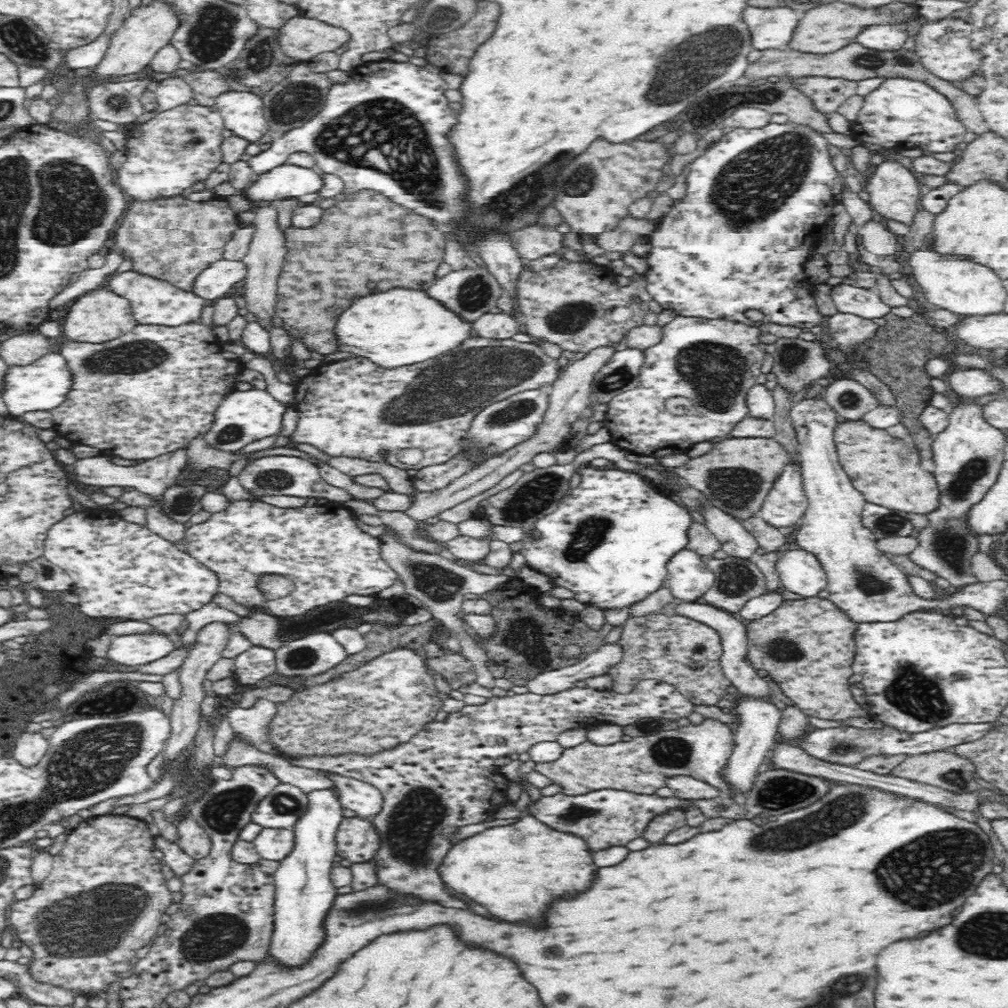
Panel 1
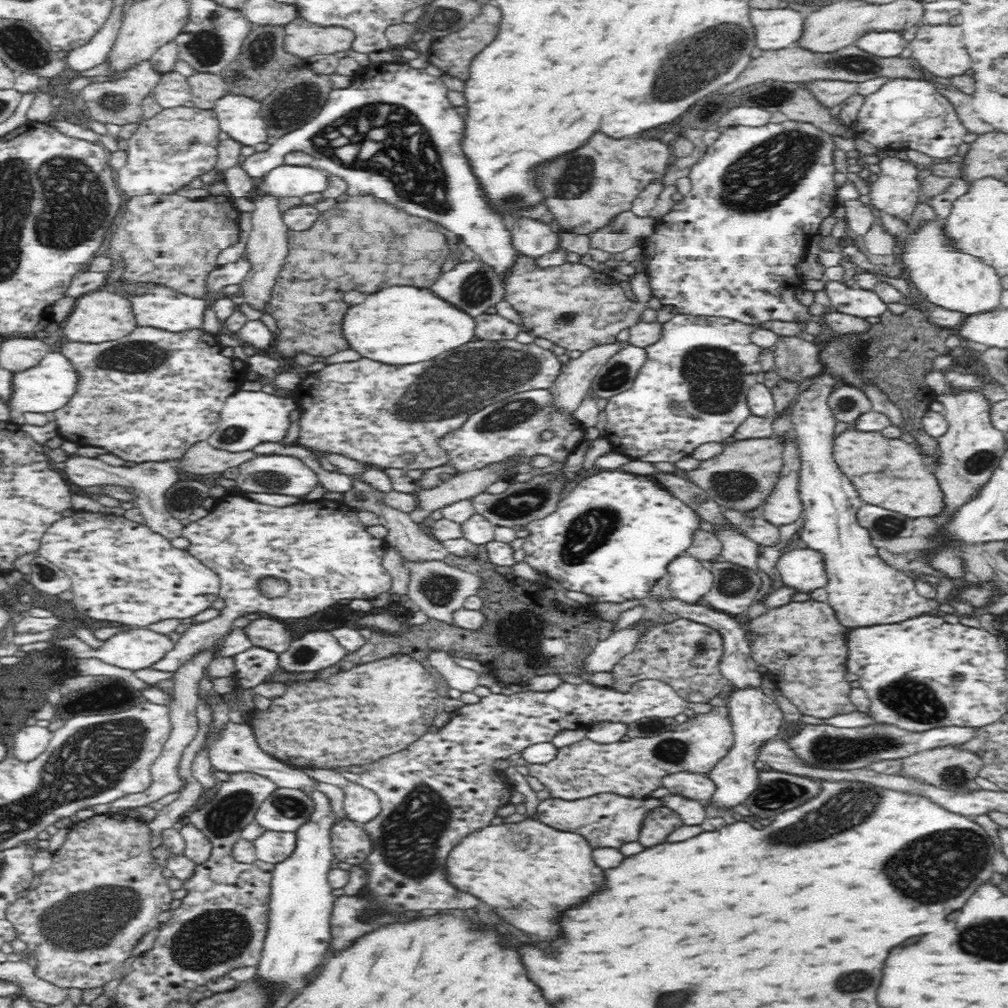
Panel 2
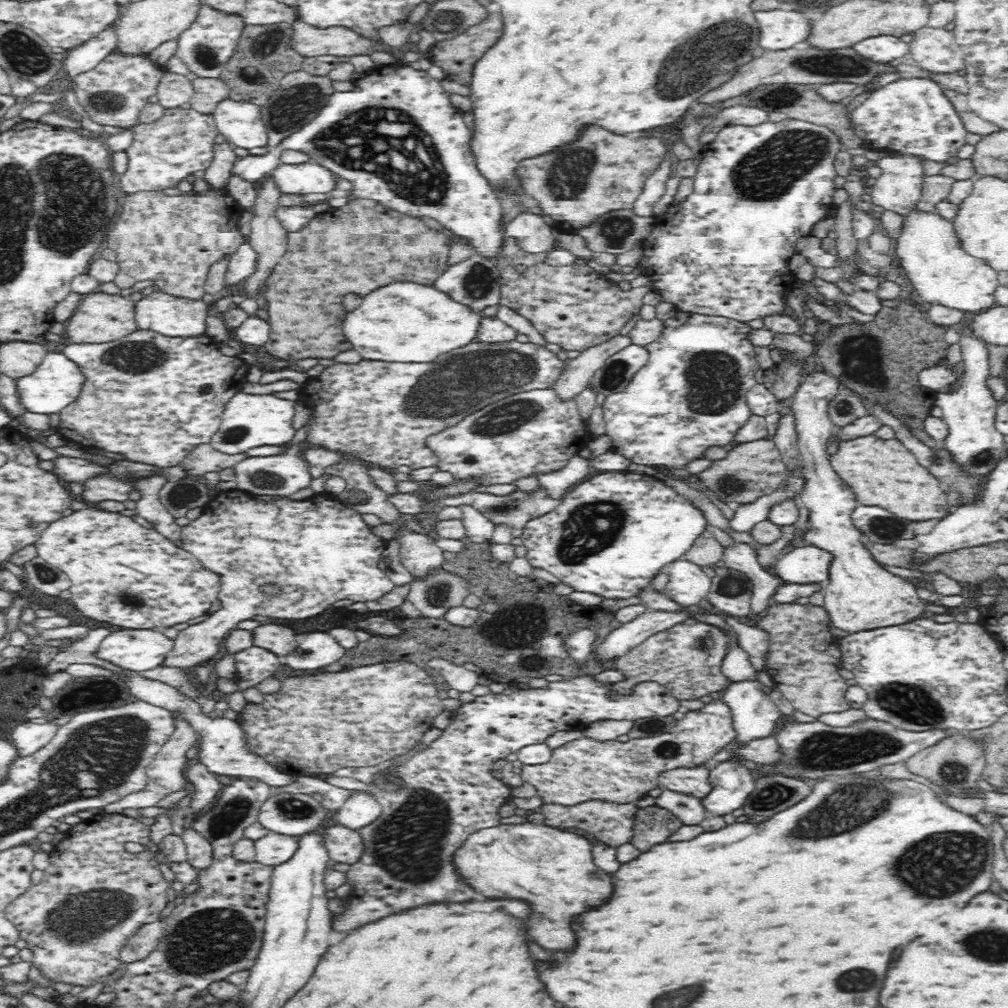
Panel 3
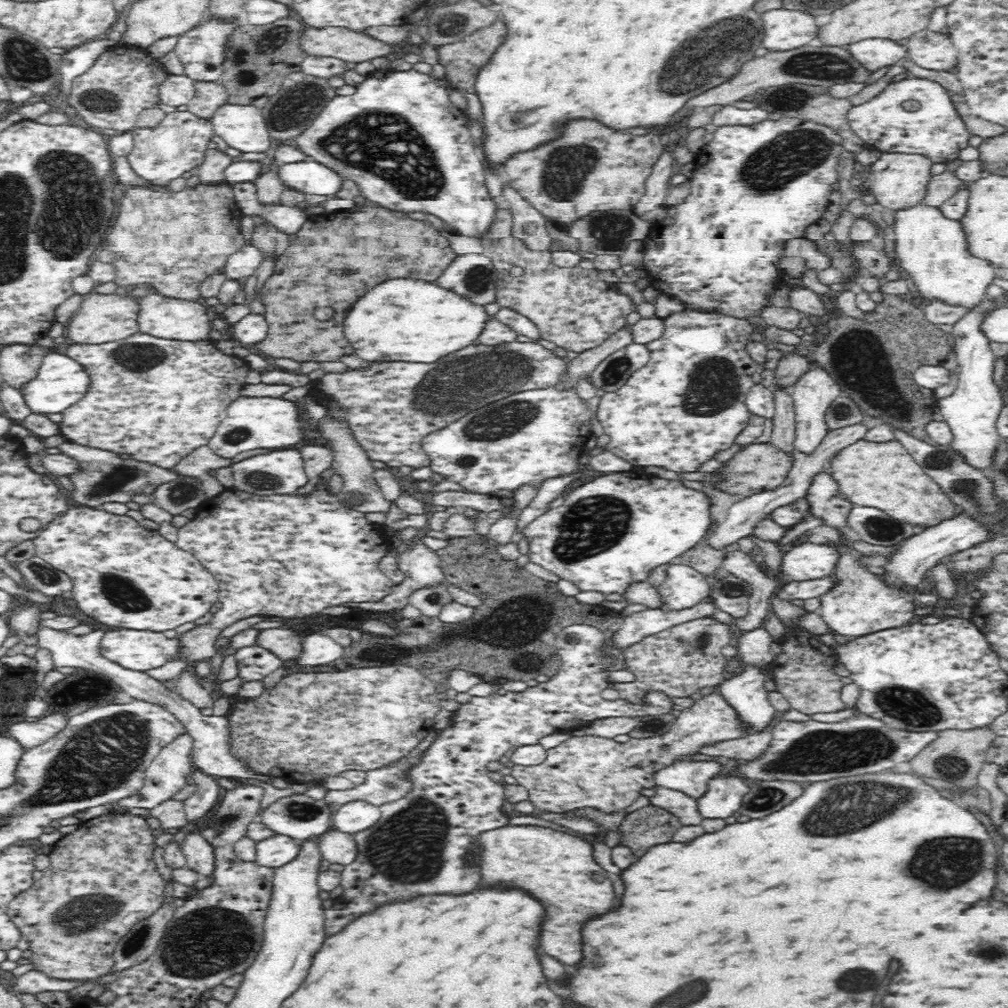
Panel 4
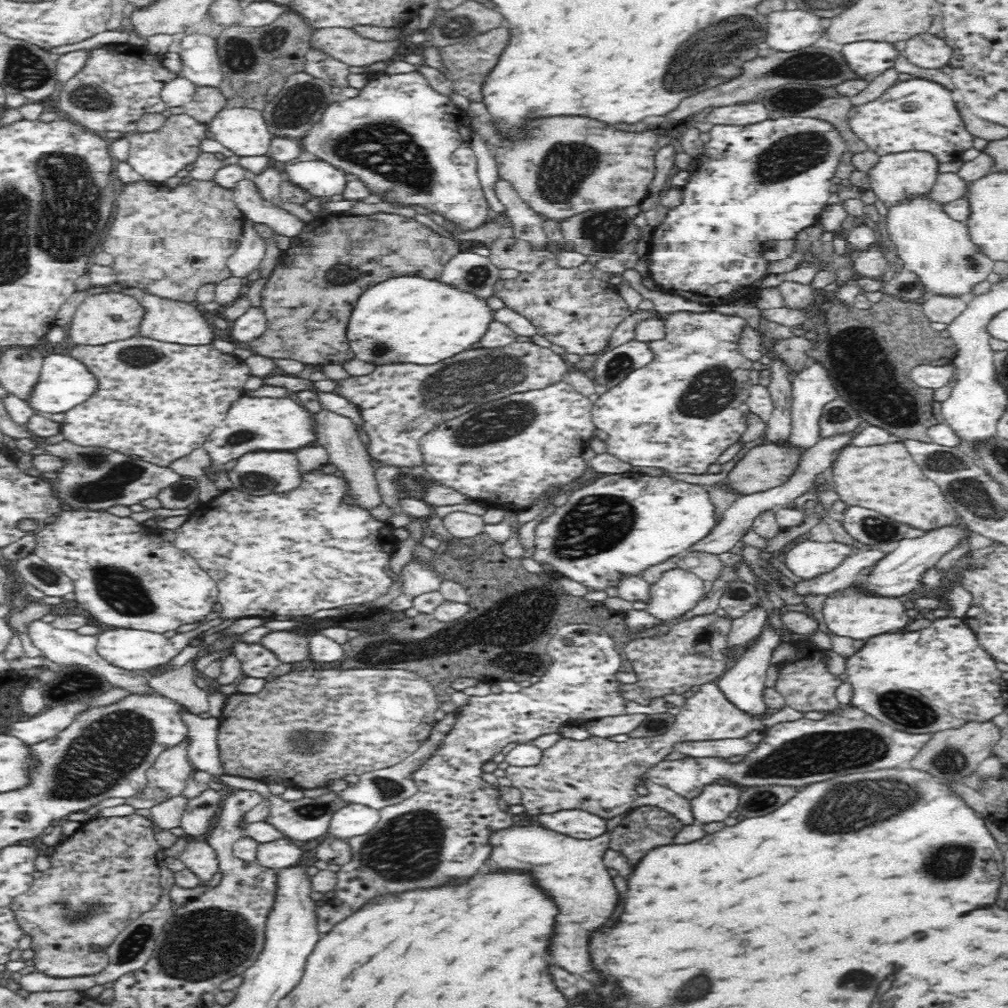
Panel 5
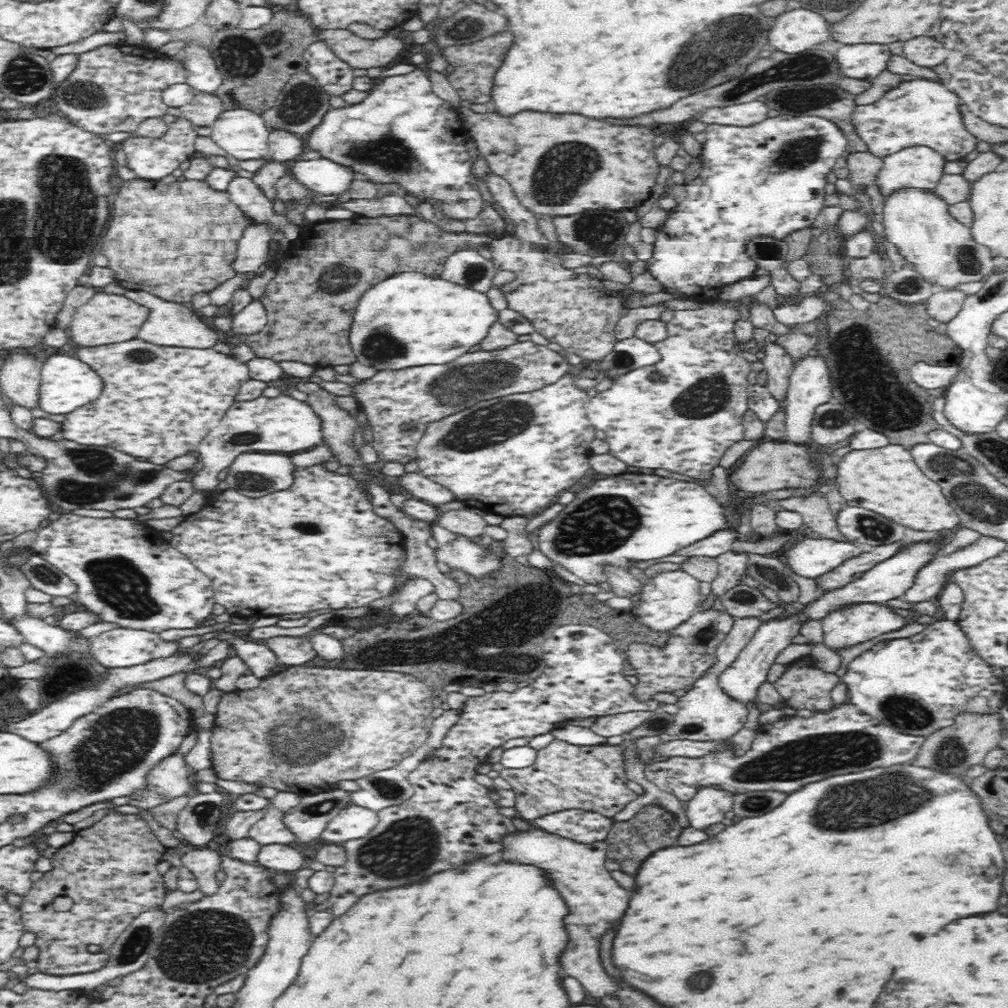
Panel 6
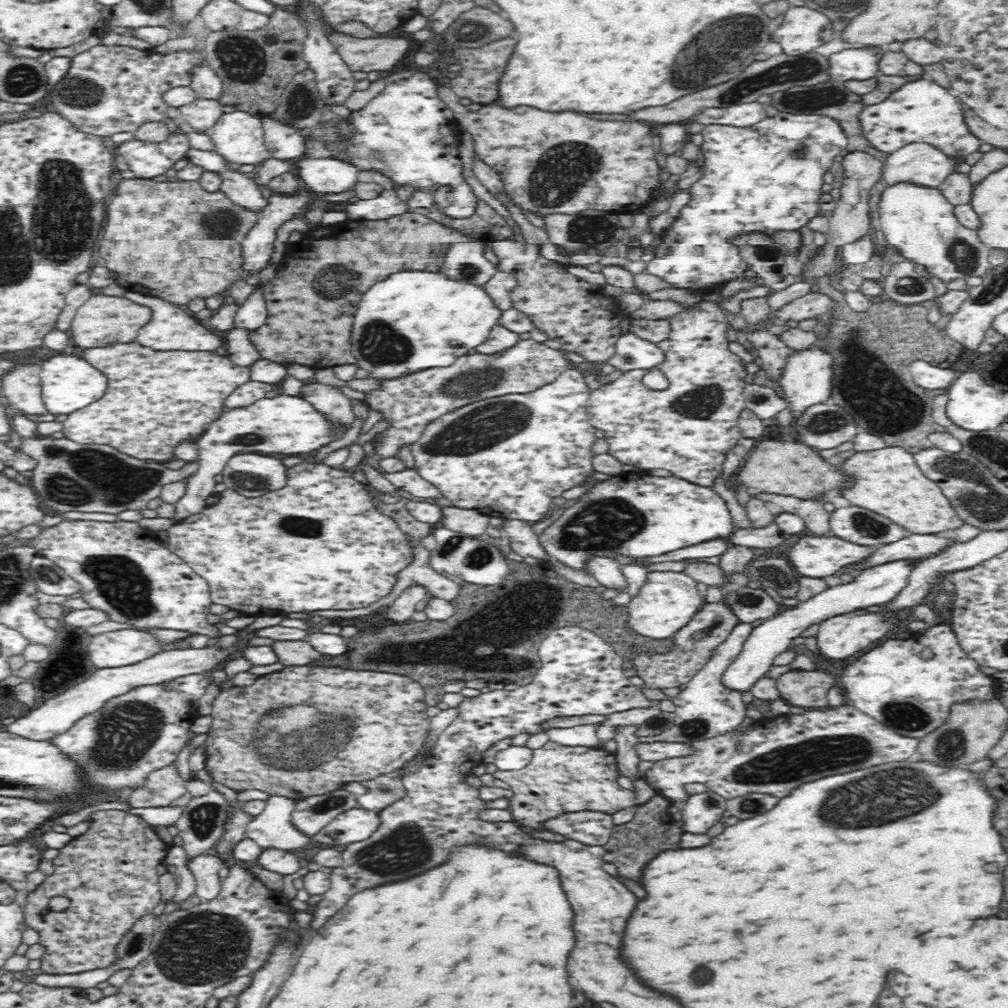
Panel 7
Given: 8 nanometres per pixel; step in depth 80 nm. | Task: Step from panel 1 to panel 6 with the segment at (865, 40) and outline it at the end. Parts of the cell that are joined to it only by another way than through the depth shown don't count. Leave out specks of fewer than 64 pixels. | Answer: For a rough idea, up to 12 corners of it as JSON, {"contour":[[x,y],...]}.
{"contour":[[884,44],[833,53],[842,78],[869,81],[885,70]]}

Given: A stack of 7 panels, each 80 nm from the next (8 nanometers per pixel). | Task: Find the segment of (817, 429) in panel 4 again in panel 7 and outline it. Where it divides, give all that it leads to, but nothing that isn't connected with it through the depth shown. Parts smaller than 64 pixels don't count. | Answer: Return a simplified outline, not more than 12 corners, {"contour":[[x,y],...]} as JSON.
{"contour":[[808,347],[788,355],[776,383],[791,425],[831,398],[834,358]]}

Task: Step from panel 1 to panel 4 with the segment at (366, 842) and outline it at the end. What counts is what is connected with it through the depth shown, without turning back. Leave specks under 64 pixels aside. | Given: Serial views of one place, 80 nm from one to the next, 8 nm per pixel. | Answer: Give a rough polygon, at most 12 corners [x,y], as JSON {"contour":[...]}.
{"contour":[[328,830],[317,844],[322,860],[350,865],[352,835]]}

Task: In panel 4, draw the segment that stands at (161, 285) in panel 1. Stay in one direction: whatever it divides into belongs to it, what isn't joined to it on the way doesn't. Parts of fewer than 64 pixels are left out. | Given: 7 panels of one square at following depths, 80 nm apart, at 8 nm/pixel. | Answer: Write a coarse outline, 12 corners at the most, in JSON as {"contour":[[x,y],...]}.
{"contour":[[153,293],[137,299],[139,332],[210,339],[206,305]]}

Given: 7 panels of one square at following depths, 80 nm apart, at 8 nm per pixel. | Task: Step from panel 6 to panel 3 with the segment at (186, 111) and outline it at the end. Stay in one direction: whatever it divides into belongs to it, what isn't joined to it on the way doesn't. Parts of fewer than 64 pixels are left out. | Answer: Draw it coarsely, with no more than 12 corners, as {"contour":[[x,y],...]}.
{"contour":[[192,77],[190,108],[213,114],[229,98],[218,78]]}

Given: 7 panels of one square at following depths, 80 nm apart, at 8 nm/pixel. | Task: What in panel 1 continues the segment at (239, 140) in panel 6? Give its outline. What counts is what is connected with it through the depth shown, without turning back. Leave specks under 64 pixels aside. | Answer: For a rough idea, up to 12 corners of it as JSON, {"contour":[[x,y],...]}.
{"contour":[[262,97],[215,98],[226,130],[259,144],[268,132]]}

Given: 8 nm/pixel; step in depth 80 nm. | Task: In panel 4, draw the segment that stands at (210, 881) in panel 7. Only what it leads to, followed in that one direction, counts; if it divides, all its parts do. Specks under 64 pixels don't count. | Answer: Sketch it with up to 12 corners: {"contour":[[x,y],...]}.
{"contour":[[198,832],[182,843],[186,867],[202,876],[215,870],[213,847]]}

